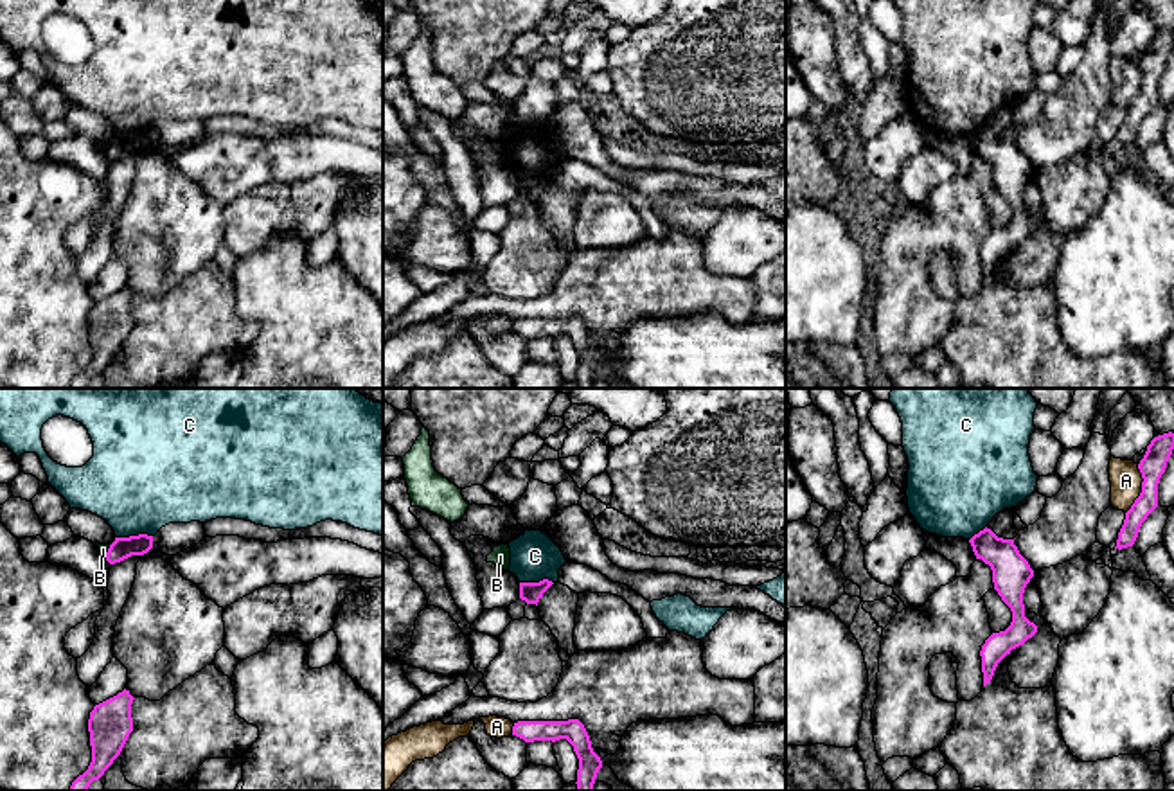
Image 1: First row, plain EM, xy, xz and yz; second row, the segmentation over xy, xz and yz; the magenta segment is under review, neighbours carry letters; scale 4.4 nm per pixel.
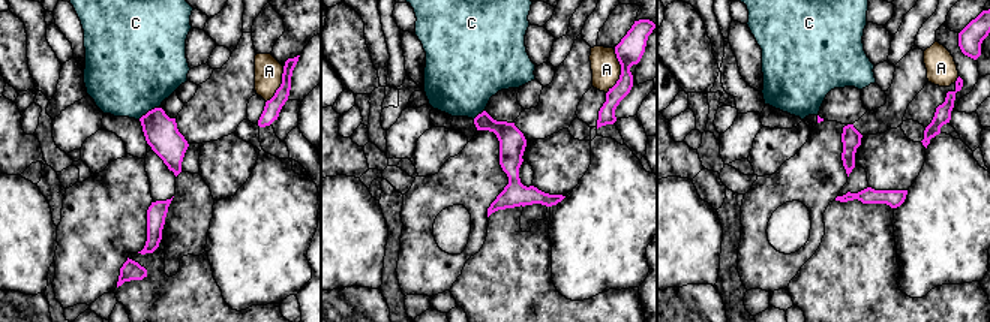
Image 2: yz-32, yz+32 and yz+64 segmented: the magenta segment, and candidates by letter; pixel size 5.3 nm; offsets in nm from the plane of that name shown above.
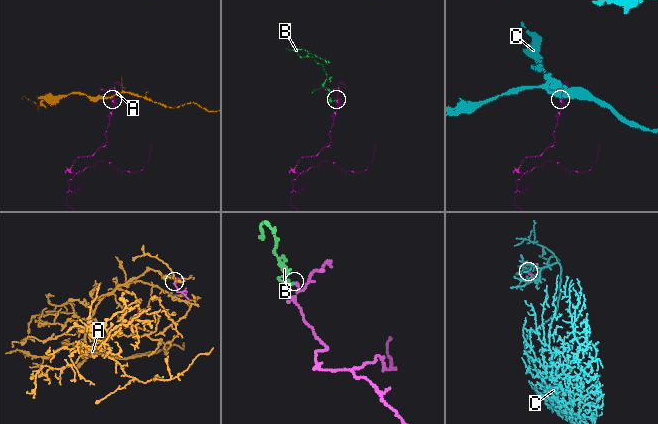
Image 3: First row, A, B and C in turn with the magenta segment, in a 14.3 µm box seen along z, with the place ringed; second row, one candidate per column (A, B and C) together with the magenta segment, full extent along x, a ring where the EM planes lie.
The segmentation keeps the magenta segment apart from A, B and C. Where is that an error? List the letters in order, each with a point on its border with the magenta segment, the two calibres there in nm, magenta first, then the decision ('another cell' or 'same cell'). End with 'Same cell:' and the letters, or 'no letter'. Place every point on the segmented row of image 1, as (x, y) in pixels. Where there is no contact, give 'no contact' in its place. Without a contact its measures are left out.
A: meets magenta in yz at (1142, 489); 120 nm thick on the magenta side, 140 nm on the other; another cell
B: meets magenta in xy at (108, 551); 100 nm thick on the magenta side, 50 nm on the other; another cell
C: meets magenta in xy at (133, 536); 100 nm thick on the magenta side, 460 nm on the other; another cell
Same cell: no letter

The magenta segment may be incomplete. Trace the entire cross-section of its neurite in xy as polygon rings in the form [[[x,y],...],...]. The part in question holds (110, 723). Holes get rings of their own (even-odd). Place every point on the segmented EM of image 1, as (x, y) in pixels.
[[[124,689],[117,696],[93,707],[88,719],[92,762],[88,769],[72,782],[68,791],[86,791],[120,755],[133,732],[133,699],[129,690]]]

